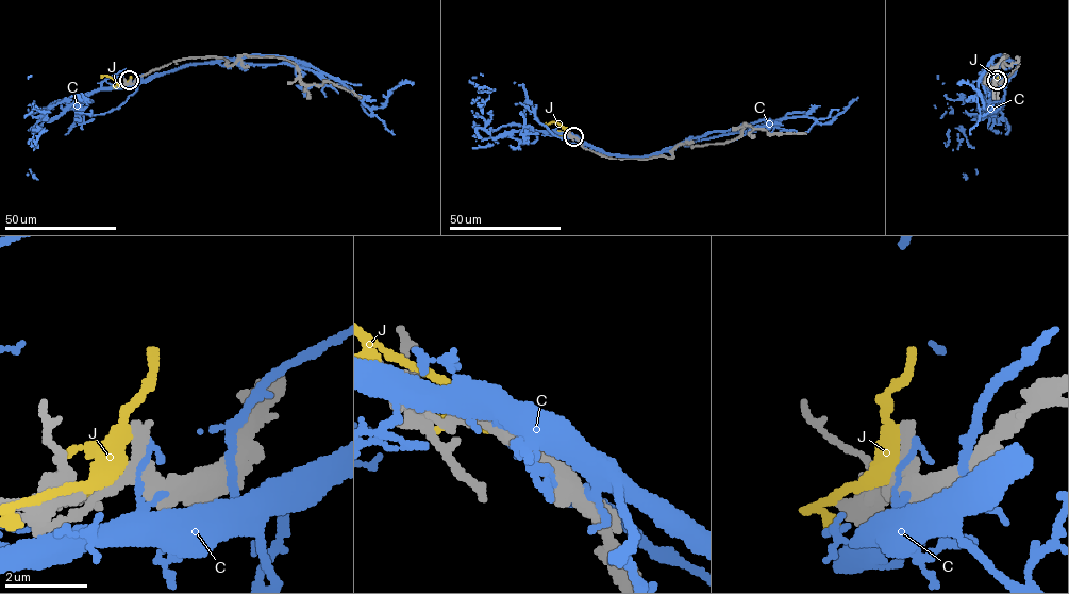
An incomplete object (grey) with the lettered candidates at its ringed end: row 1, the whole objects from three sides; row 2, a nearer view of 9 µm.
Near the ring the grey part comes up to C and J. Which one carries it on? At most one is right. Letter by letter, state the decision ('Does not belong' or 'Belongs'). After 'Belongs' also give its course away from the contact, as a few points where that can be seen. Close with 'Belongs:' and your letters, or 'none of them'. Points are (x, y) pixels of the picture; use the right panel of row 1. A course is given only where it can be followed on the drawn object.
C: Does not belong
J: Does not belong
Belongs: none of them

